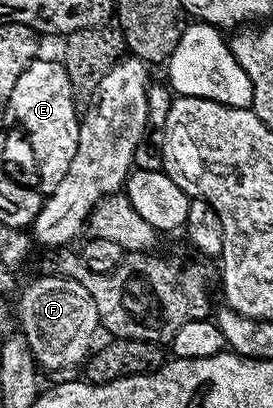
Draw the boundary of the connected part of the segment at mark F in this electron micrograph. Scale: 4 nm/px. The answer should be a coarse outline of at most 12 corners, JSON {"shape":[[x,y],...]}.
{"shape":[[71,278],[24,288],[18,329],[40,367],[88,357],[97,304]]}

